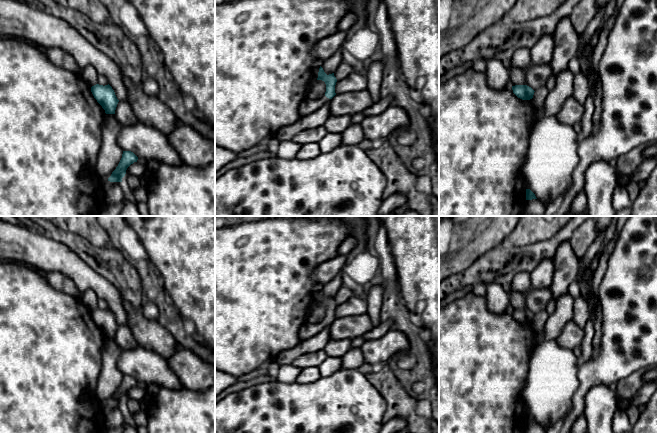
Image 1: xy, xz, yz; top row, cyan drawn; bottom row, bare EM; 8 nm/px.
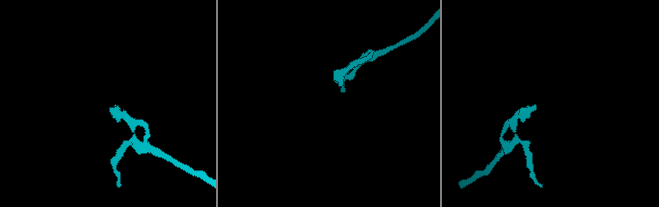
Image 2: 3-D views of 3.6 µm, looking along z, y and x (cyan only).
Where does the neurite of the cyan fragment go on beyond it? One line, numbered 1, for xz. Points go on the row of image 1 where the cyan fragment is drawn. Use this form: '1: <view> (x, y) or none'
1: none

